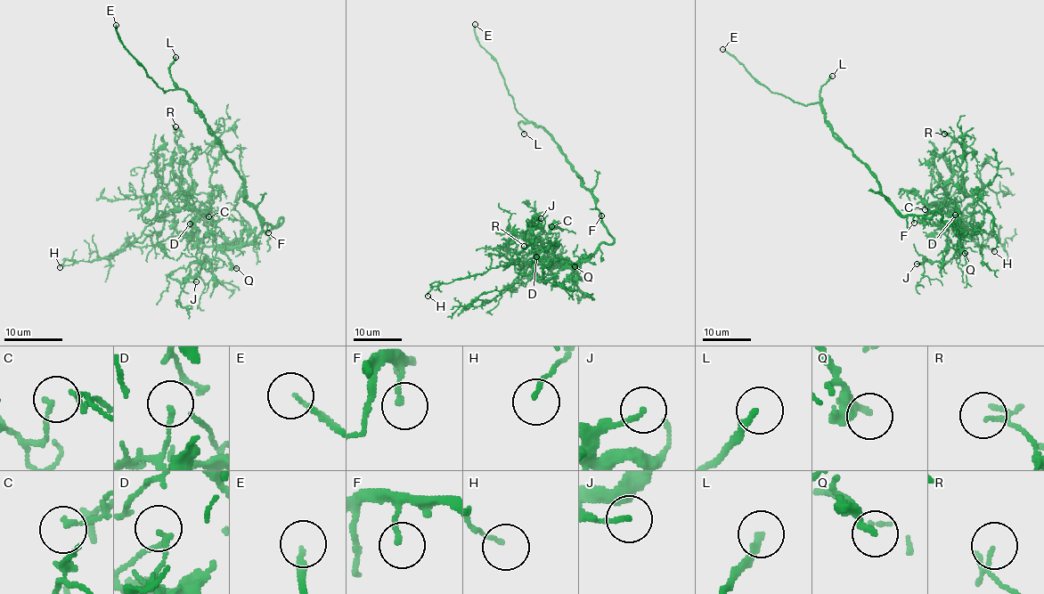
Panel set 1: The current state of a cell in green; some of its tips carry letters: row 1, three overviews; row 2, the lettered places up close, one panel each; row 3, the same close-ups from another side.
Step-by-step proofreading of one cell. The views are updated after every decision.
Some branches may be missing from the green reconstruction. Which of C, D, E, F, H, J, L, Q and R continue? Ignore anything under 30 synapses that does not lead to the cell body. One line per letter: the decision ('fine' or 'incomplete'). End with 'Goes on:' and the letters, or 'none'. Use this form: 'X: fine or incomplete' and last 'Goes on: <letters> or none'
C: fine
D: fine
E: incomplete
F: fine
H: fine
J: fine
L: incomplete
Q: incomplete
R: fine
Goes on: E, L, Q

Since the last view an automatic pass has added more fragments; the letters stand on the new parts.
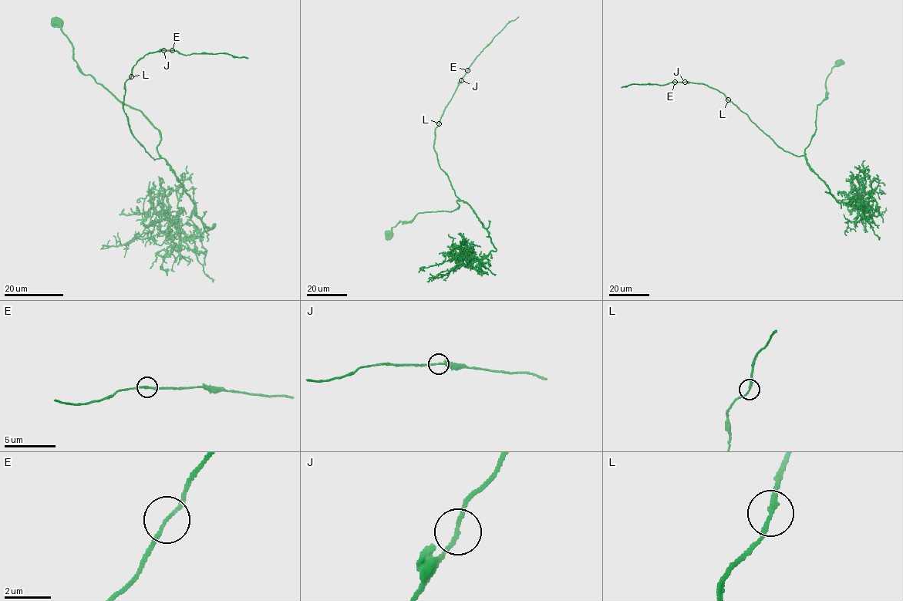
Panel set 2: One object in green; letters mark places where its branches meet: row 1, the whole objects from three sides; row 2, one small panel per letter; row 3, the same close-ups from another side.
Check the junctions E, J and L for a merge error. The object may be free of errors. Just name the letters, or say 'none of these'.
none of these

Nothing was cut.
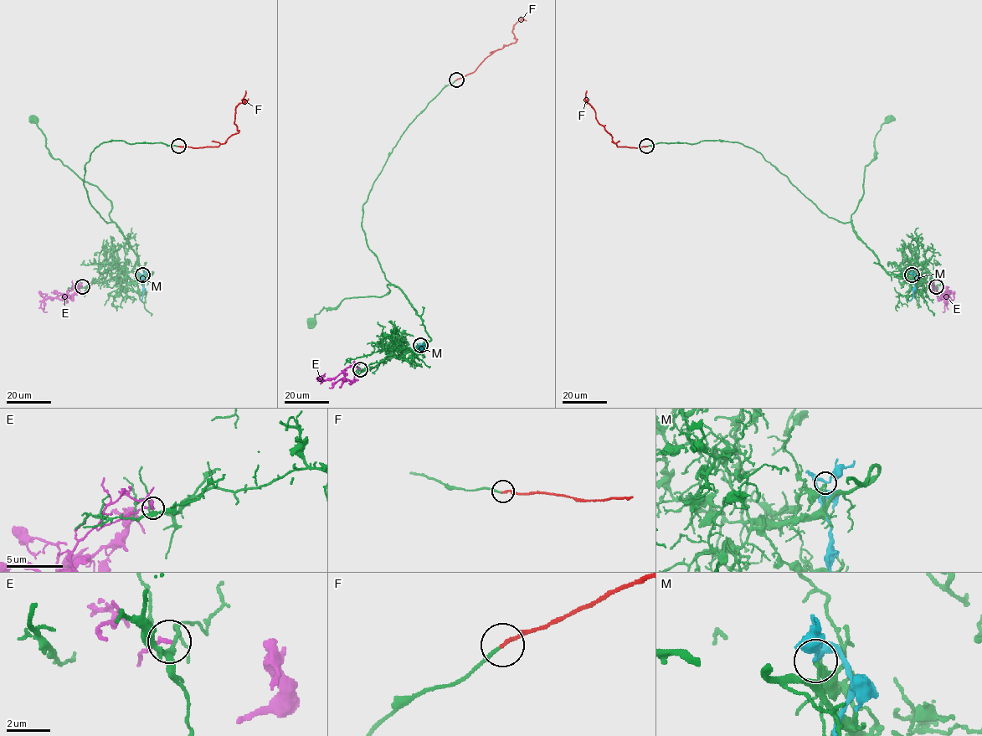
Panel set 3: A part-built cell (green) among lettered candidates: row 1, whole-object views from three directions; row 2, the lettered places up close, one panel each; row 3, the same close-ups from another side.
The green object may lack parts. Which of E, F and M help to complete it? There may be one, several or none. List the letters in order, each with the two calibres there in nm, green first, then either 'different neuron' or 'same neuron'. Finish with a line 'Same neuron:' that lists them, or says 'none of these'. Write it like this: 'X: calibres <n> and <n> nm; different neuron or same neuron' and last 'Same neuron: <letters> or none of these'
E: calibres 140 and 150 nm; different neuron
F: calibres 140 and 170 nm; same neuron
M: calibres 150 and 220 nm; different neuron
Same neuron: F

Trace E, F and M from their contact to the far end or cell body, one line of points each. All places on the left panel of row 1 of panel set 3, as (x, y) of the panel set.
E: (82, 286), (72, 290), (65, 299), (45, 299), (40, 307), (47, 311)
F: (178, 146), (218, 146), (238, 133), (234, 122), (235, 107), (244, 102), (245, 90)
M: (142, 275), (140, 274), (143, 282), (141, 301)

